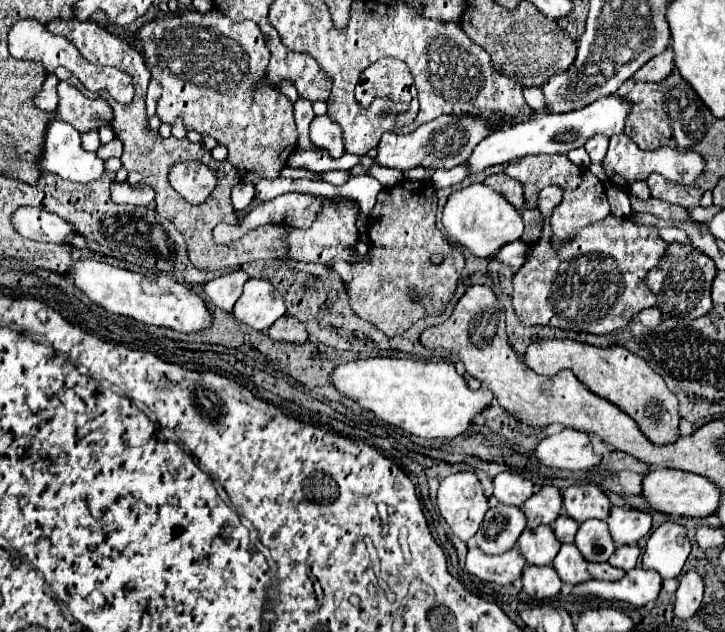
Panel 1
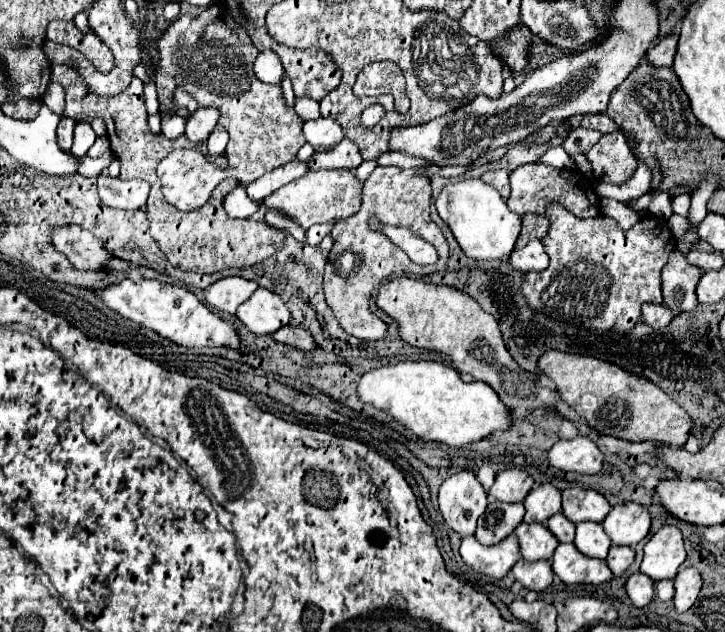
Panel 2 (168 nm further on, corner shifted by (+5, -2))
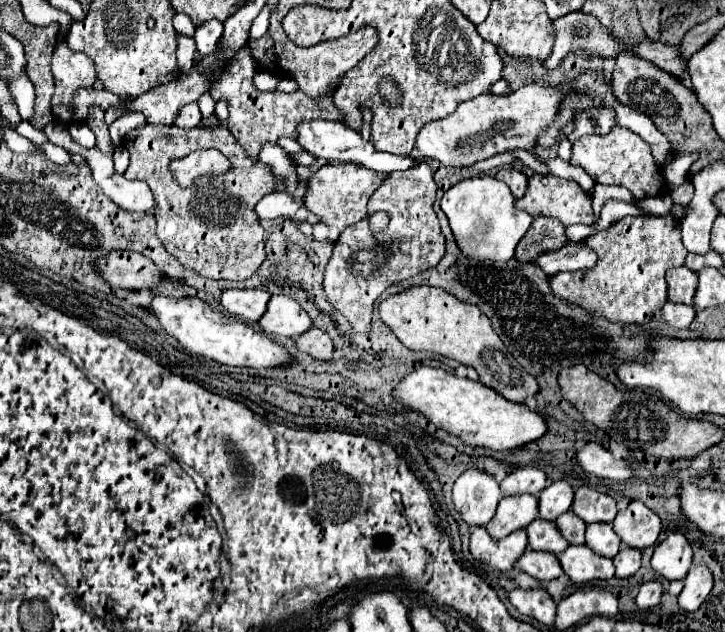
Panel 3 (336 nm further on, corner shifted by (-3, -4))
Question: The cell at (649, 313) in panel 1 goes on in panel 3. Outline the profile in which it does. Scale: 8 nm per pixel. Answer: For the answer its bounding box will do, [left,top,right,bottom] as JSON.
[661,302,695,330]

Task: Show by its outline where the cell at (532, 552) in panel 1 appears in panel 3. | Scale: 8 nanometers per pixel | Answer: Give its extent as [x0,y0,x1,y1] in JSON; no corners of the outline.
[527,518,569,556]

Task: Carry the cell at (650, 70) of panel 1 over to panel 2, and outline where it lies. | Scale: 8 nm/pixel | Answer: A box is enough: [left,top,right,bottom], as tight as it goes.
[647,34,679,68]

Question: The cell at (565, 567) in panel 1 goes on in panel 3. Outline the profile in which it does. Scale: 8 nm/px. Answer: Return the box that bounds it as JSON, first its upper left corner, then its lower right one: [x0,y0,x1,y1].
[559,546,615,582]

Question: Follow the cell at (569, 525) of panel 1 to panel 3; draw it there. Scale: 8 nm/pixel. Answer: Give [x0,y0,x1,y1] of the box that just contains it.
[555,510,587,544]

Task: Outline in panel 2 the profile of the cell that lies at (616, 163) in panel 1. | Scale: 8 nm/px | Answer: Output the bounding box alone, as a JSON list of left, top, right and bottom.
[585,132,637,184]

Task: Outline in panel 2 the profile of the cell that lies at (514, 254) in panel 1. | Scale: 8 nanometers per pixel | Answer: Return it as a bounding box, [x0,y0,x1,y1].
[511,240,549,272]

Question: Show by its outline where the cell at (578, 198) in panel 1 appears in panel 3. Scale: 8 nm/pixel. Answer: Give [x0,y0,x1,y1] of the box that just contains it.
[517,174,593,226]

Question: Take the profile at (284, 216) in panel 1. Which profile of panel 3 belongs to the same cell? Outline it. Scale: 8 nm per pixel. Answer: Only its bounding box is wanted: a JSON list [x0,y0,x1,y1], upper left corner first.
[305,162,385,232]

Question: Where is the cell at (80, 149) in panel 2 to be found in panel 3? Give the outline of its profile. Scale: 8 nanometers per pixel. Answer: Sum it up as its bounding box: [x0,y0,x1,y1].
[69,124,95,148]

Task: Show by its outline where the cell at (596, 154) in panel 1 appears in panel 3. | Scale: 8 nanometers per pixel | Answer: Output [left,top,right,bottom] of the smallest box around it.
[567,106,615,142]

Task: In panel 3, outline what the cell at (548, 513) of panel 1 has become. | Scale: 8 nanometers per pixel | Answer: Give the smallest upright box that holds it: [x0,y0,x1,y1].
[539,482,573,520]

